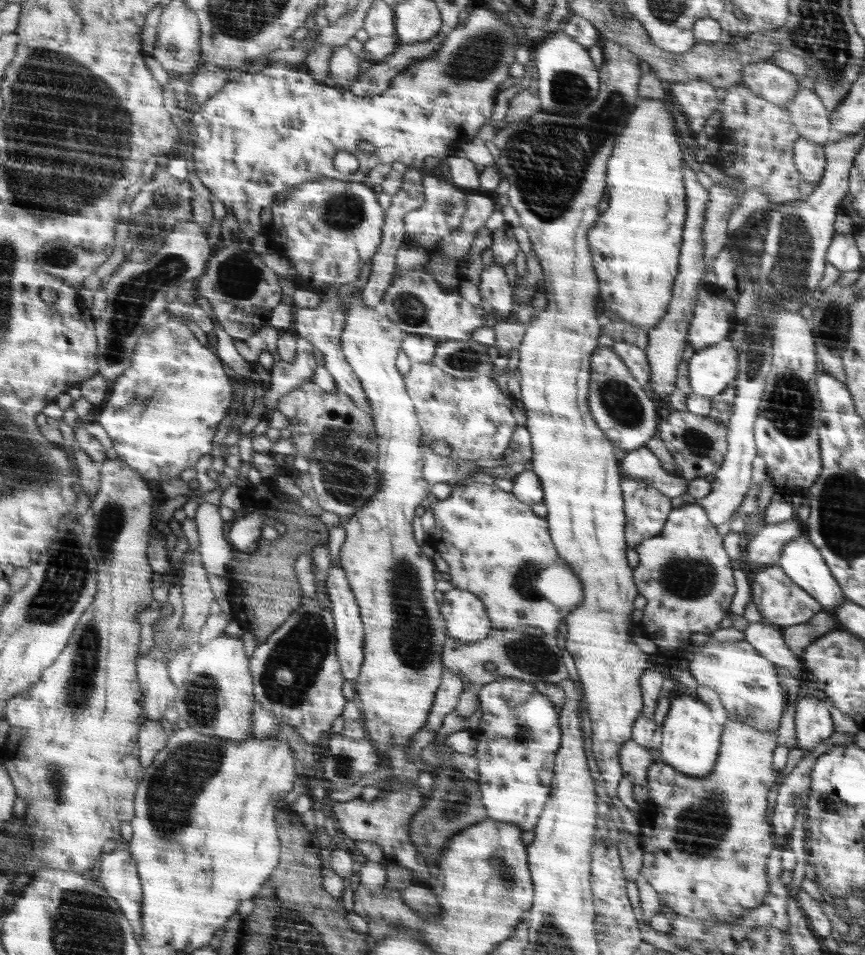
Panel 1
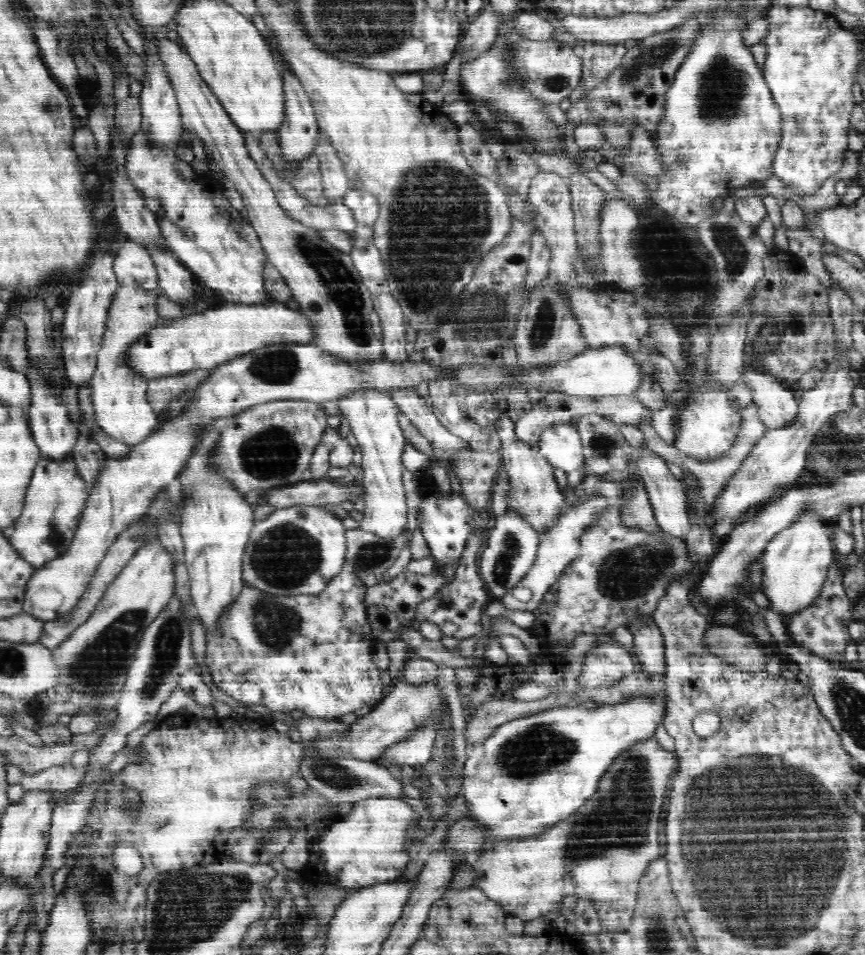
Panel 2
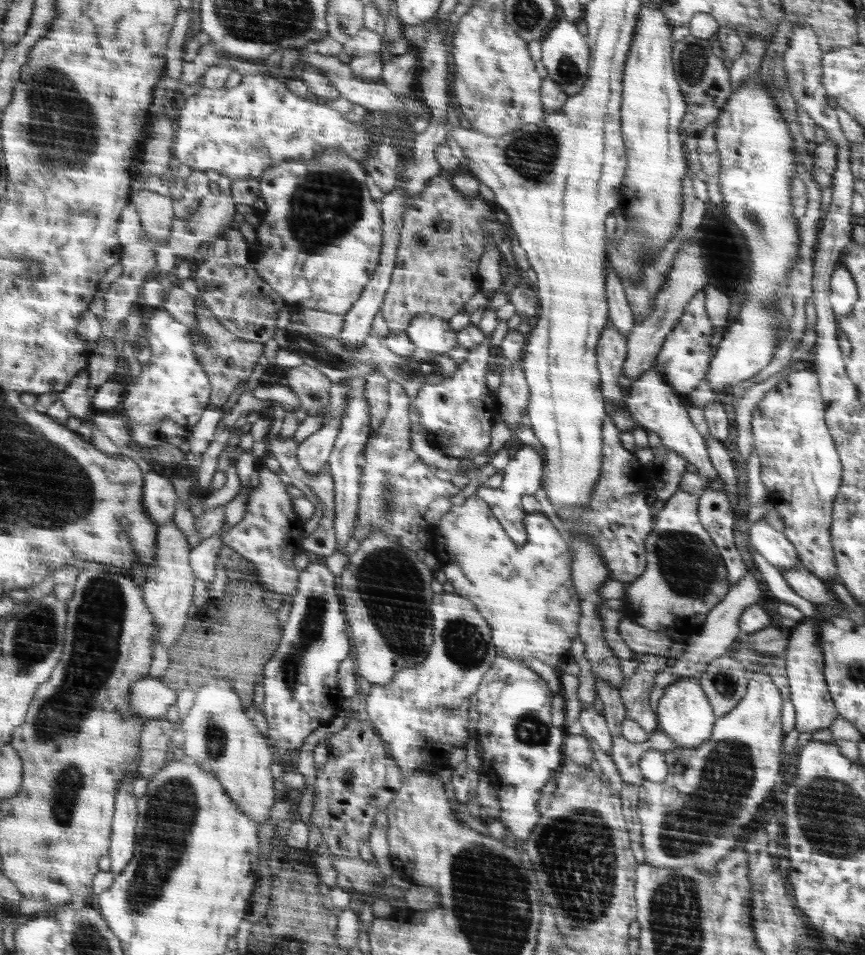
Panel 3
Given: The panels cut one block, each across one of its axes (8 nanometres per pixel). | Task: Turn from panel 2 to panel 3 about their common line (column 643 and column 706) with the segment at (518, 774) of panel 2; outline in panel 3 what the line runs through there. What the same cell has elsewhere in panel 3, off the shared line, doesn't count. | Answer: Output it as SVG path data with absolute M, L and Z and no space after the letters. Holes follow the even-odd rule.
M695 677L674 682L673 685L665 687L655 713L658 727L682 748L694 748L704 744L712 736L714 725L717 722L713 705L709 702L709 697L701 686L700 679Z

